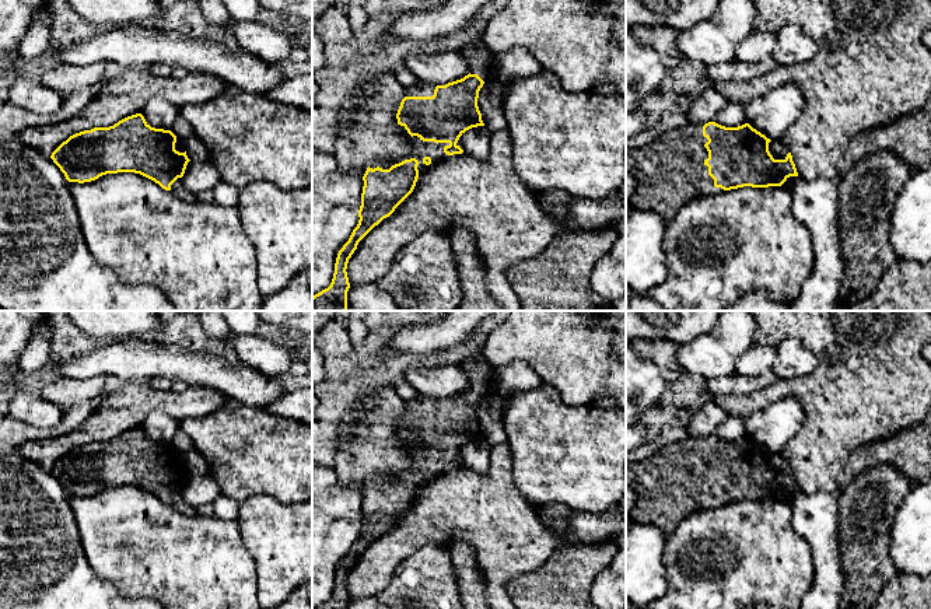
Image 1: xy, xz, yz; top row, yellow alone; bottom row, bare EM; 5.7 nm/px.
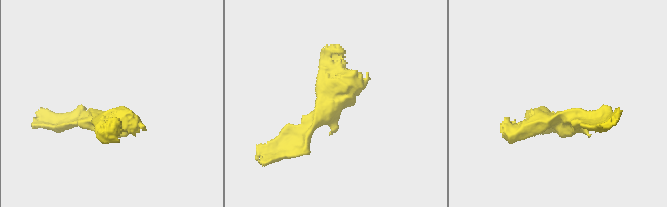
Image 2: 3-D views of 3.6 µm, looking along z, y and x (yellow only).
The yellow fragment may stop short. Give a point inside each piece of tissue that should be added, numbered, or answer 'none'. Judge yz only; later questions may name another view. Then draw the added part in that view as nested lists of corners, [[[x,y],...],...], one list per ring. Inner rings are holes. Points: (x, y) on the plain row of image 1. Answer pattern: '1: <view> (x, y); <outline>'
1: yz (669, 486); [[[687,437],[655,451],[648,461],[626,463],[626,486],[636,493],[633,521],[652,524],[669,536],[686,517],[722,507],[704,477],[707,455],[703,440]]]

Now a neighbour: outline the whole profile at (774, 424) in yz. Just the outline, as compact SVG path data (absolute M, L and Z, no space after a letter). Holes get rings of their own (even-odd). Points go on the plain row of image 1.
M797 398L766 403L745 417L746 435L770 454L781 454L787 442L802 428L806 413Z

